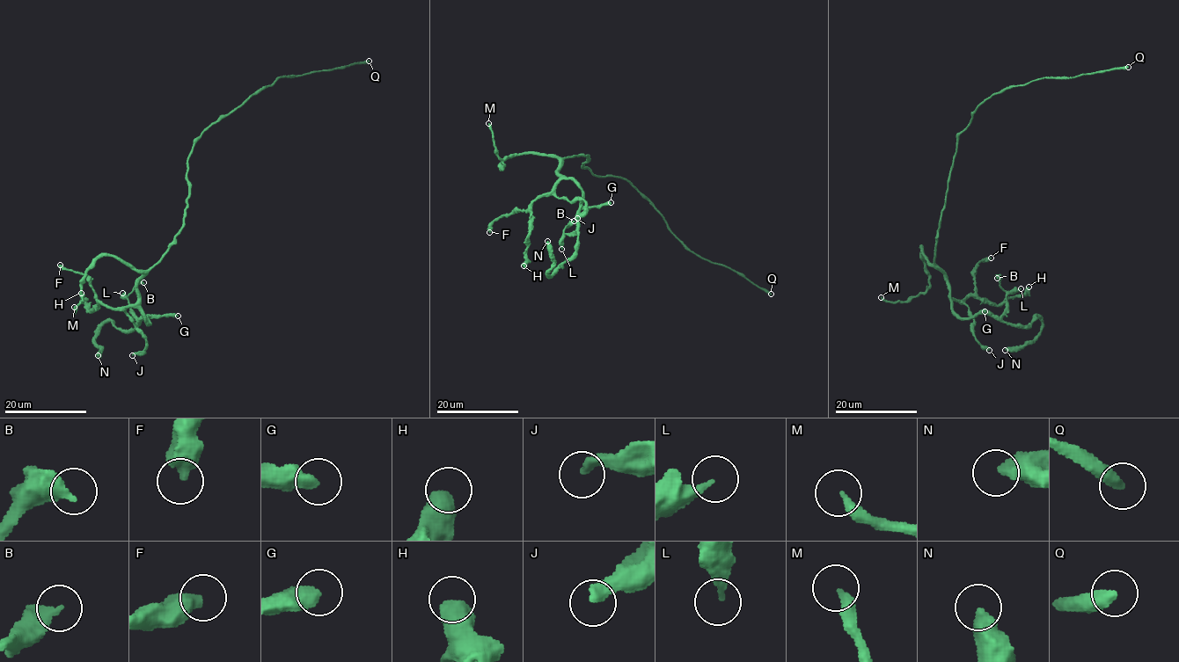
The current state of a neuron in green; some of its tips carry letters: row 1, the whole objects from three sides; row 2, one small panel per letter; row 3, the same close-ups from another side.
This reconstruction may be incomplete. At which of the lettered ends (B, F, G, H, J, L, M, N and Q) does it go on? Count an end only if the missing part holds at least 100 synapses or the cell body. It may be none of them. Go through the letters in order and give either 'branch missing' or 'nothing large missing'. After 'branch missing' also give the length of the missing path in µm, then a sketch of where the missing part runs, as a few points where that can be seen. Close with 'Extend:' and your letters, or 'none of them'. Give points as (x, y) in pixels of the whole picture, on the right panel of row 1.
B: nothing large missing
F: nothing large missing
G: nothing large missing
H: nothing large missing
J: nothing large missing
L: nothing large missing
M: nothing large missing
N: nothing large missing
Q: branch missing; missing 200 µm
Extend: Q

